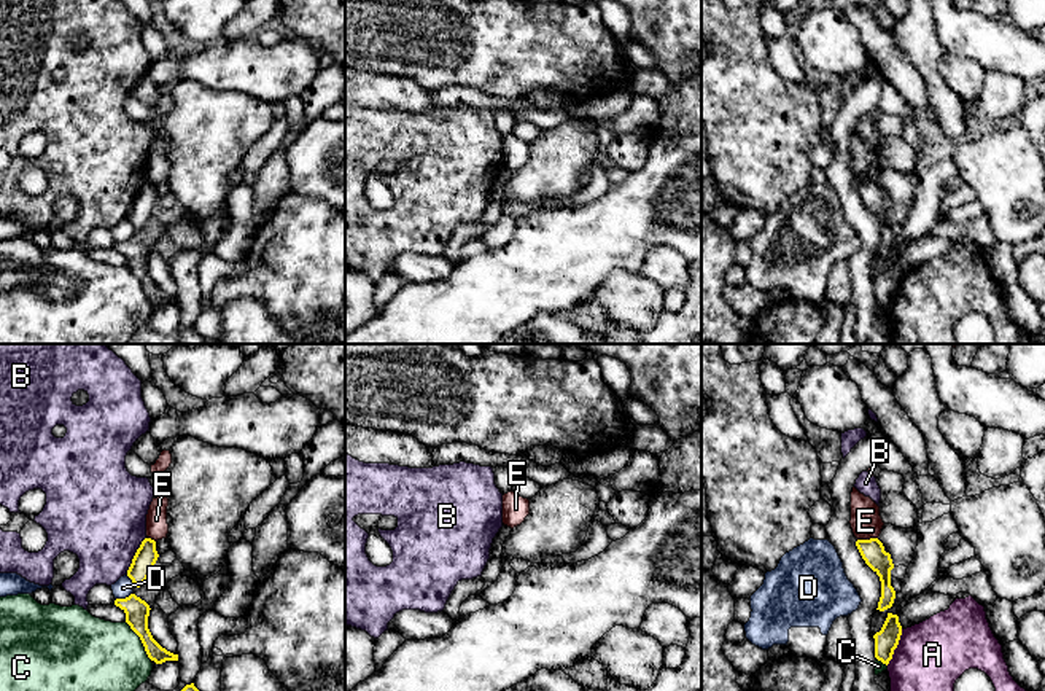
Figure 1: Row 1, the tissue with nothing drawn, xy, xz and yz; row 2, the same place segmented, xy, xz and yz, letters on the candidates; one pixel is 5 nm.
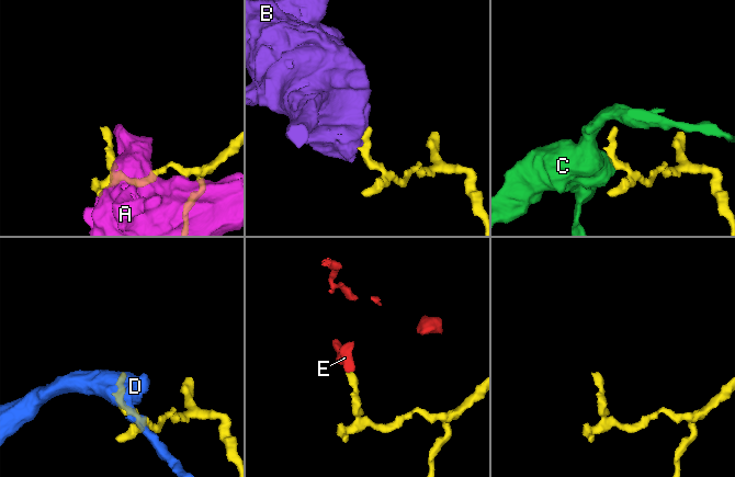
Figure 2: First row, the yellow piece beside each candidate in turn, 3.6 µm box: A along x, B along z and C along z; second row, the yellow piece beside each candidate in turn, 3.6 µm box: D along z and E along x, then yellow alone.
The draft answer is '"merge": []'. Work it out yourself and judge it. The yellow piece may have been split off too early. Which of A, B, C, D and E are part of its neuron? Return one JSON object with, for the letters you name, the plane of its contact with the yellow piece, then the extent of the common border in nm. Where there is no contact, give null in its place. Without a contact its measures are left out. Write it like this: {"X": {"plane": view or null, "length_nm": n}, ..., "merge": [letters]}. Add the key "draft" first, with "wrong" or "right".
{"draft": "right", "merge": []}

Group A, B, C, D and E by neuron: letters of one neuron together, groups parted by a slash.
A / B / C / D / E

